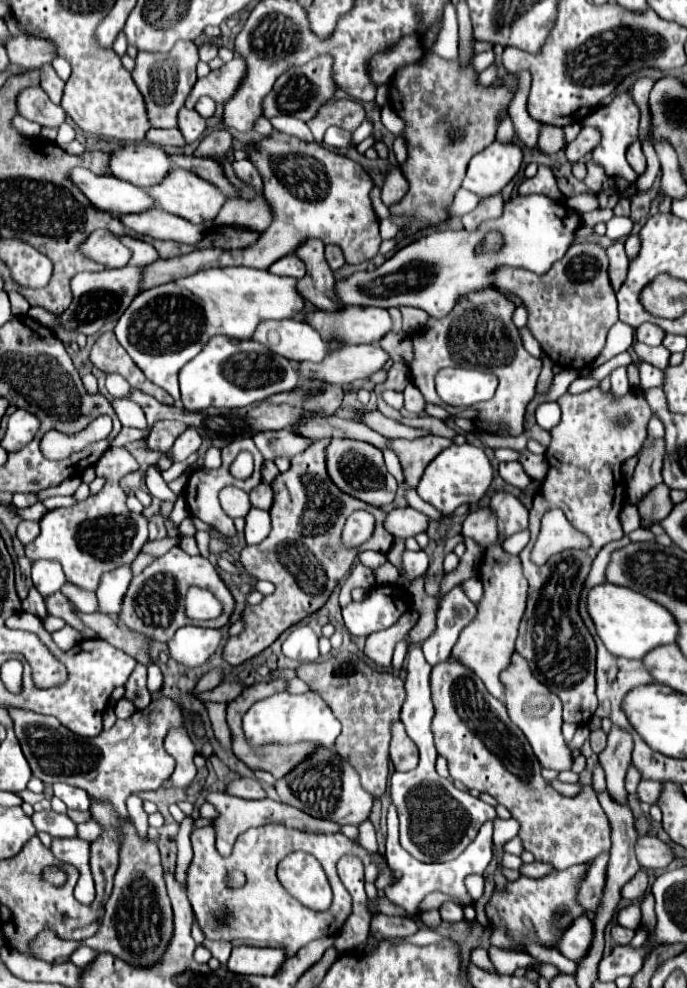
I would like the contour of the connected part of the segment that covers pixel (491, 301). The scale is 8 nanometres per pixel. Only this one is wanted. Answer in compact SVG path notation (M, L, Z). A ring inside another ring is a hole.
M472 293L466 297L474 309L458 309L442 321L430 319L424 327L422 339L412 339L414 343L414 363L410 375L414 385L420 389L426 401L440 405L440 397L434 389L434 375L444 367L472 367L486 369L494 373L500 381L496 395L478 405L478 419L496 425L496 435L516 437L524 431L524 413L528 403L534 399L536 381L542 369L542 361L532 357L520 341L518 329L512 323L514 305L504 293Z

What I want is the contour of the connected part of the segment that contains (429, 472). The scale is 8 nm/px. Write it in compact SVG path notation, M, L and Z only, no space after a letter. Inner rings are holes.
M464 443L464 445L452 445L452 447L444 449L434 461L430 461L416 491L424 501L428 501L440 513L444 513L446 519L452 519L452 513L460 505L472 503L476 497L484 497L486 491L490 489L492 481L494 481L494 469L492 469L492 463L488 461L486 453L476 445Z

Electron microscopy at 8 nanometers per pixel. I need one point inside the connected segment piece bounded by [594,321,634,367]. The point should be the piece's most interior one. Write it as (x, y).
(620, 337)

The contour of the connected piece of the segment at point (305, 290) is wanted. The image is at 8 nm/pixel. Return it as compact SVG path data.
M306 241L306 245L302 245L302 249L298 249L294 255L306 263L306 275L298 283L298 291L304 295L304 299L322 311L344 309L346 305L334 291L336 279L326 265L324 245L320 241Z

